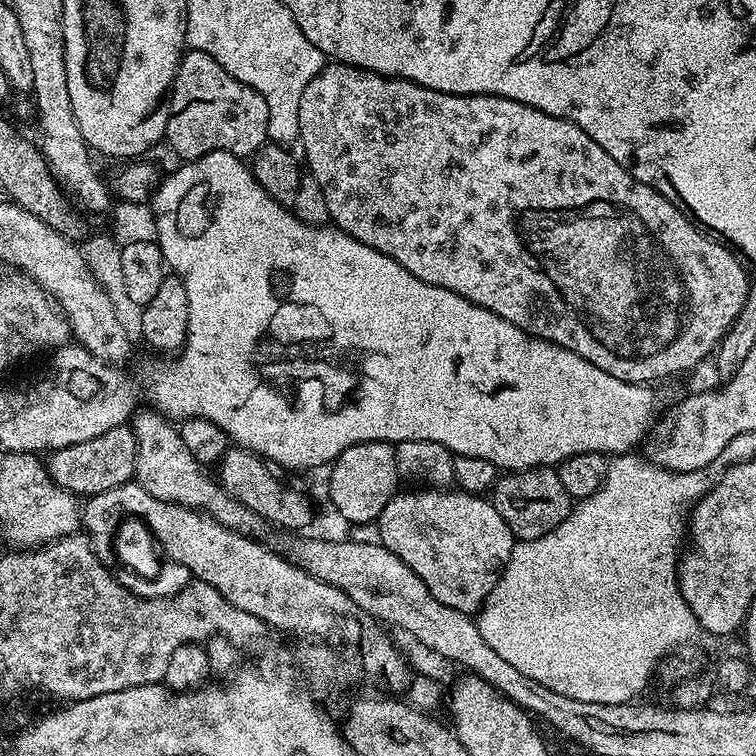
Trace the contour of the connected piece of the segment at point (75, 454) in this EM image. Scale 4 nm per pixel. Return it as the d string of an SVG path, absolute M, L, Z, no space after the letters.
M121 426L90 438L90 442L78 442L74 446L57 448L47 457L48 475L52 481L80 498L97 496L99 492L129 483L136 474L136 436L131 427Z

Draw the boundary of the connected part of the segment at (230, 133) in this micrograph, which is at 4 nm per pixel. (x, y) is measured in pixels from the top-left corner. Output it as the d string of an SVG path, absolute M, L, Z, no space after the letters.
M188 50L180 56L180 65L176 67L176 77L172 80L170 95L166 100L168 121L164 131L164 140L184 162L202 158L211 152L229 152L241 158L251 157L268 140L268 107L266 98L250 86L238 82L210 54Z

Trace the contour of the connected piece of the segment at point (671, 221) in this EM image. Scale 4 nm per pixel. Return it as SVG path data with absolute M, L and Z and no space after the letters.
M328 62L320 69L320 73L309 82L306 90L302 90L302 102L298 102L298 130L300 131L299 147L304 147L303 163L310 175L318 182L318 186L322 186L322 194L326 194L328 219L335 227L341 228L346 234L350 234L354 238L358 238L358 242L394 258L394 262L398 262L398 266L406 266L406 270L410 270L410 274L414 274L414 278L422 278L422 282L426 282L430 286L442 286L442 290L454 290L454 294L498 314L498 318L506 318L506 322L518 326L526 334L537 336L539 340L548 340L552 344L562 346L566 350L586 358L586 362L598 366L598 370L606 370L606 374L614 374L614 378L622 378L631 384L648 386L653 383L651 380L664 380L667 376L676 376L679 372L688 372L691 368L698 367L707 356L709 359L715 353L720 339L727 334L734 318L738 318L738 314L744 308L748 296L750 276L744 273L745 265L741 263L737 253L727 243L713 238L707 231L701 230L693 224L682 210L675 208L658 190L654 190L648 184L638 182L625 168L618 166L618 162L614 162L614 158L610 158L610 154L606 154L606 150L602 150L602 146L598 146L598 142L594 142L594 138L590 138L590 134L583 132L576 124L546 114L534 106L514 102L505 96L446 94L438 90L430 90L426 86L418 86L409 80L380 76L377 72L356 68L352 64Z

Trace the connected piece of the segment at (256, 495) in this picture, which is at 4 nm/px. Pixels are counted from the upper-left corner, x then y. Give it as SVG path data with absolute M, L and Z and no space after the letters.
M239 446L229 447L224 457L218 461L218 481L242 506L246 506L261 521L277 524L280 528L296 528L292 530L308 530L312 524L312 504L296 488L287 488L274 473L273 469L255 452Z

